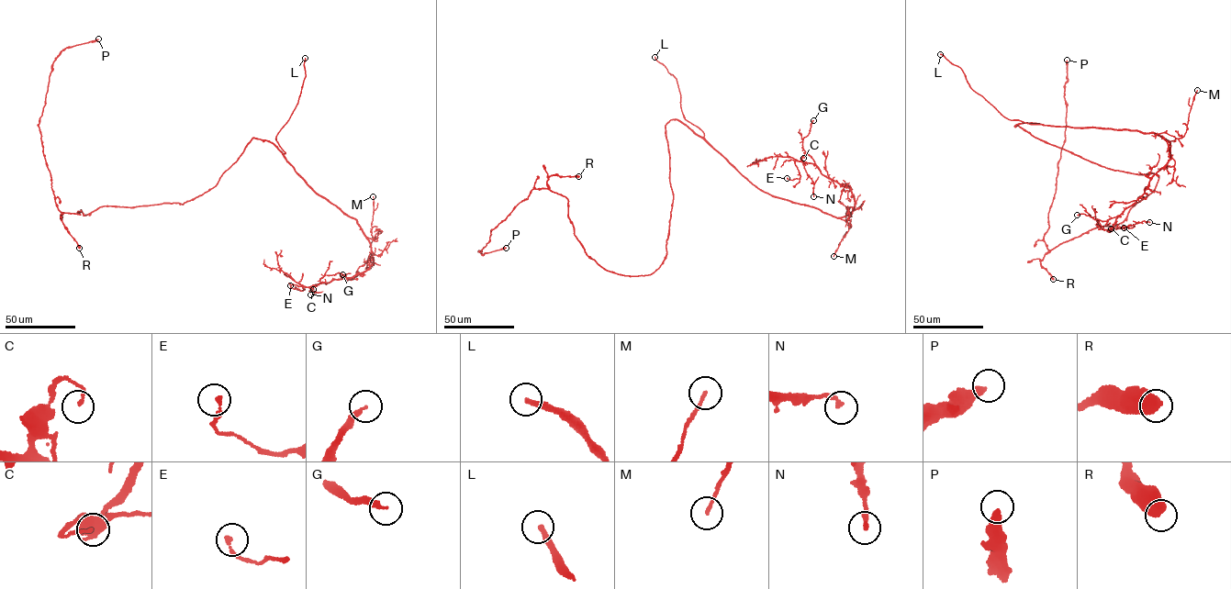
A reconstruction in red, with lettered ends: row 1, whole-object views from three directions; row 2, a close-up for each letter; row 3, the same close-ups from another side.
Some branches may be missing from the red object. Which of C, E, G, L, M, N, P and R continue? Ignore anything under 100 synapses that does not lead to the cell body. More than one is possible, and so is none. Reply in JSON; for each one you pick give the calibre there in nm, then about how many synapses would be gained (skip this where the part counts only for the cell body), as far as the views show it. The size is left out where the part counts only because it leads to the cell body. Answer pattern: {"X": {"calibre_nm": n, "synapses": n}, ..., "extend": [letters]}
{"L": {"calibre_nm": 240}, "extend": ["L"]}

